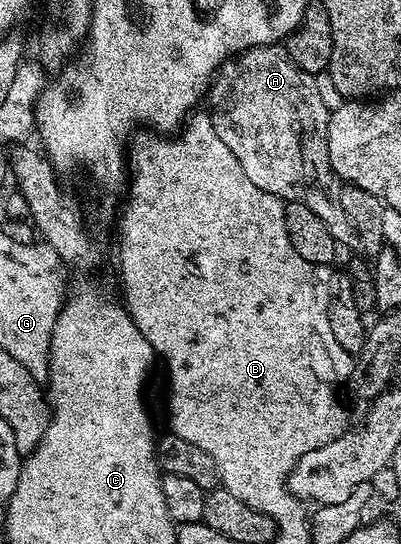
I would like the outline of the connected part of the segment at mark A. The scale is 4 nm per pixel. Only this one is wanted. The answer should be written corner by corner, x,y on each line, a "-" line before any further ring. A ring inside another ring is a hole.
267,43
261,47
252,47
248,51
241,51
239,55
233,55
231,59
227,59
212,77
206,92
207,103
206,111
212,117
214,133
218,133
218,137
222,137
222,145
226,145
226,149
230,149
230,153
234,153
234,157
238,157
238,165
242,165
242,173
246,173
246,177
250,177
250,181
254,181
254,185
258,185
258,189
266,189
266,193
277,195
279,199
289,203
304,203
306,209
314,209
314,213
318,213
318,217
322,217
322,225
326,225
326,229
330,229
330,237
334,237
337,244
344,246
345,243
346,246
354,247
354,249
360,247
360,238
356,235
354,225
350,225
350,217
346,217
346,209
342,209
342,197
340,196
342,180
337,177
330,165
330,153
328,152
328,116
330,109
320,92
317,76
298,69
298,65
294,65
294,61
288,55
287,46
280,43

